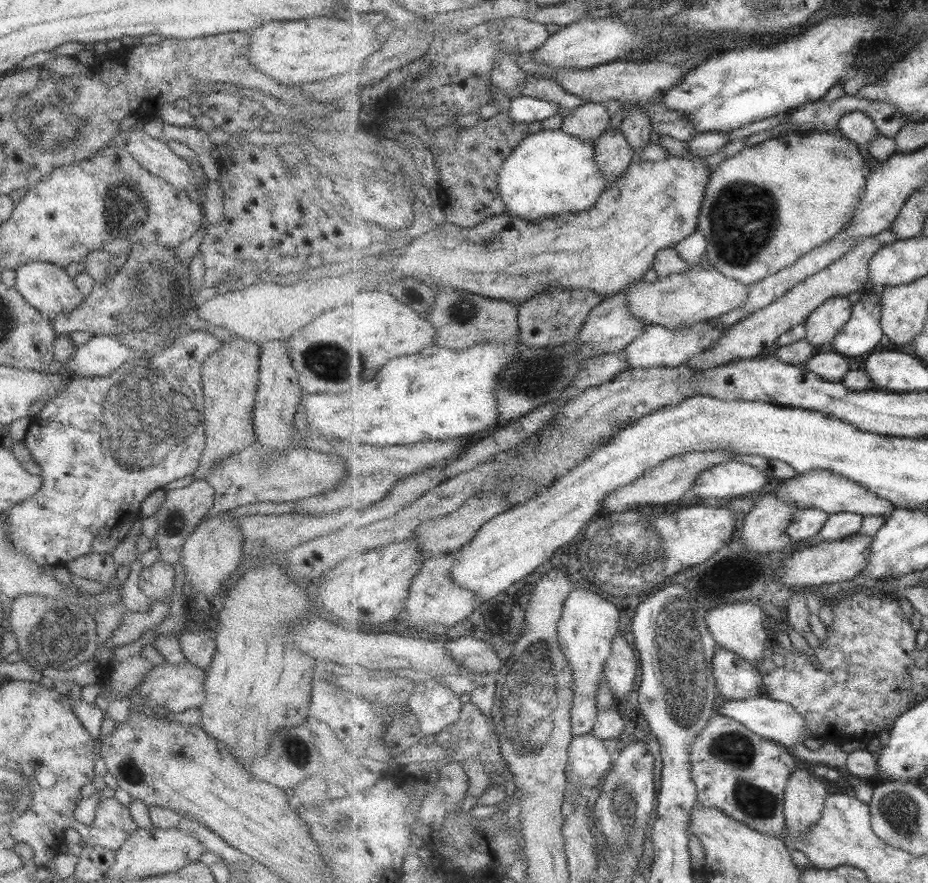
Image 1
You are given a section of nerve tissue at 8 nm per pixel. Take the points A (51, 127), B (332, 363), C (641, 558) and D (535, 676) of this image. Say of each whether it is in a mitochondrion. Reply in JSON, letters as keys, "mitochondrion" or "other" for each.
{"A":"mitochondrion","B":"mitochondrion","C":"mitochondrion","D":"mitochondrion"}

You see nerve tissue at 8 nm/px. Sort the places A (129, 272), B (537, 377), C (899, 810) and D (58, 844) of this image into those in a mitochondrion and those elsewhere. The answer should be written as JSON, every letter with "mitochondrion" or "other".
{"A":"mitochondrion","B":"mitochondrion","C":"mitochondrion","D":"other"}

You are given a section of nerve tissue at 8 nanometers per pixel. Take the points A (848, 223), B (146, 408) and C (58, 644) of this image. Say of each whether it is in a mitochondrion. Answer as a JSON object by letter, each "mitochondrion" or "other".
{"A":"other","B":"mitochondrion","C":"mitochondrion"}

